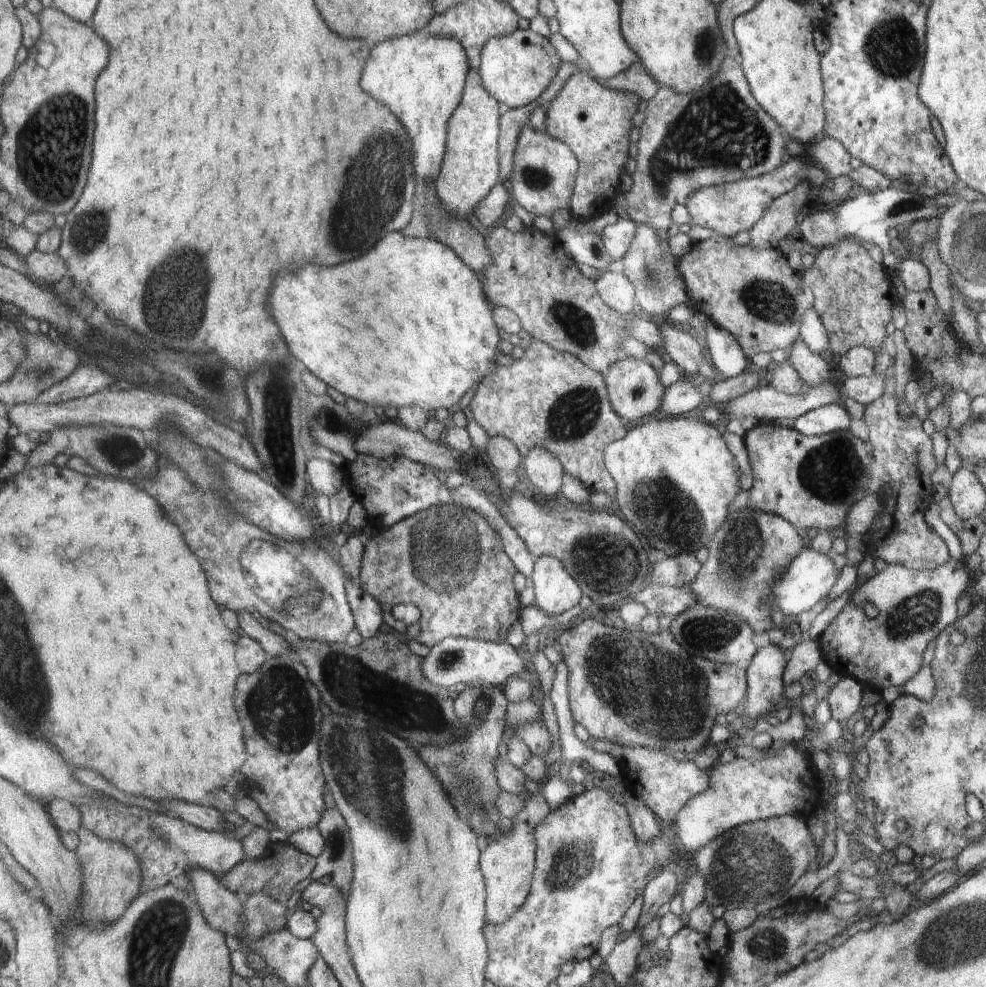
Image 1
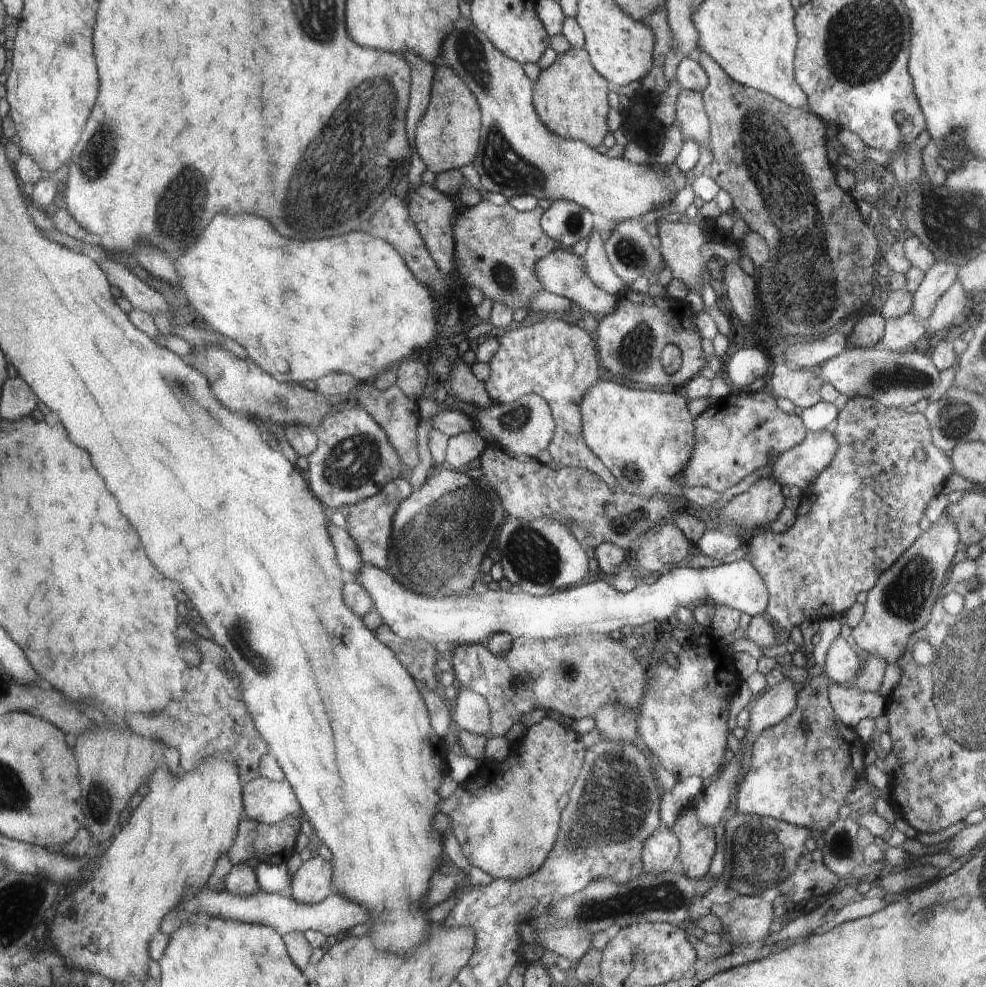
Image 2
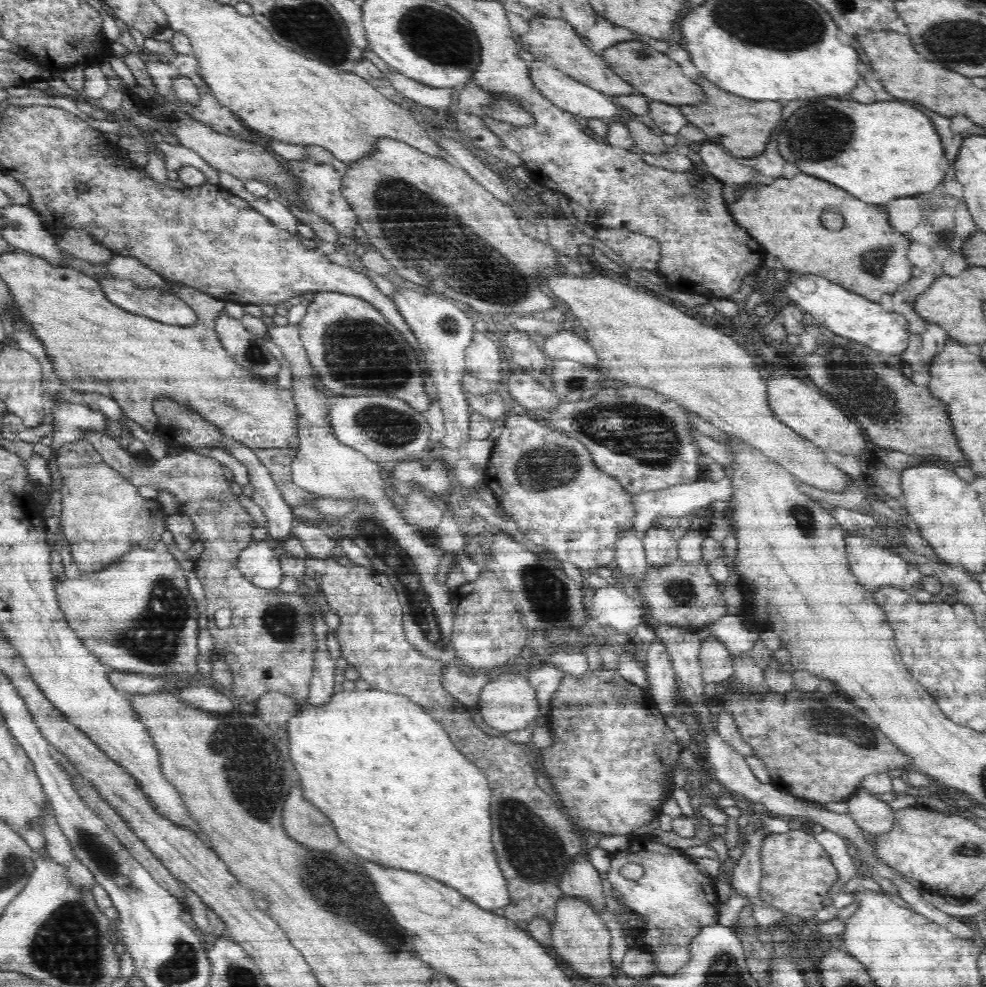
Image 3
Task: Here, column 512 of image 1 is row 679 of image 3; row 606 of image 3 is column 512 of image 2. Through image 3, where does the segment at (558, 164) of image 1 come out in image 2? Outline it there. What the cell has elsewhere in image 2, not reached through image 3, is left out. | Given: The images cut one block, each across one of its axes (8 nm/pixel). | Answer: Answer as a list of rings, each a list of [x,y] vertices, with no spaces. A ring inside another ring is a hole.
[[[463,15],[456,21],[456,28],[452,29],[452,38],[448,38],[448,42],[444,42],[444,58],[446,62],[456,70],[456,74],[460,74],[460,78],[464,78],[464,82],[468,82],[468,86],[472,86],[472,94],[476,94],[476,98],[480,98],[480,106],[484,106],[484,138],[480,138],[480,154],[476,155],[476,162],[473,162],[476,172],[478,172],[481,180],[481,184],[488,192],[499,192],[510,199],[514,195],[526,195],[534,196],[534,198],[554,200],[558,199],[575,202],[582,205],[586,210],[589,210],[594,214],[601,214],[606,223],[614,220],[627,221],[630,219],[637,219],[644,214],[650,214],[651,211],[661,213],[663,212],[664,204],[672,202],[680,190],[686,186],[688,179],[686,174],[679,169],[679,166],[672,164],[670,166],[661,166],[658,163],[652,165],[635,163],[630,159],[630,156],[623,158],[611,158],[610,156],[600,154],[596,150],[592,150],[588,144],[584,142],[574,142],[574,140],[564,140],[556,134],[552,134],[550,130],[544,128],[544,124],[538,120],[536,116],[536,110],[532,106],[532,82],[528,80],[528,76],[524,74],[524,70],[520,68],[520,63],[514,59],[508,58],[502,54],[499,50],[495,49],[490,39],[475,25],[475,22],[471,18],[466,18]]]

